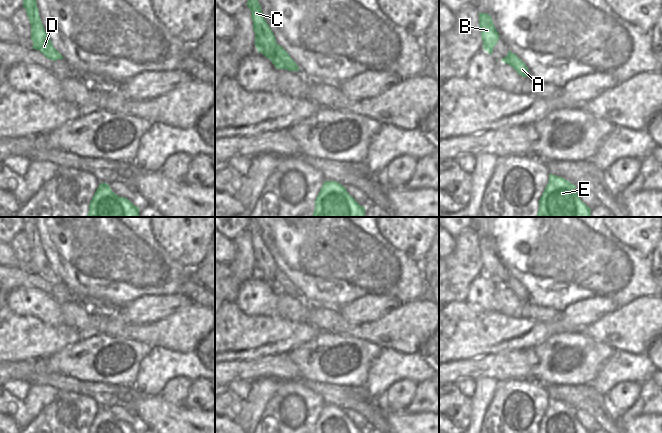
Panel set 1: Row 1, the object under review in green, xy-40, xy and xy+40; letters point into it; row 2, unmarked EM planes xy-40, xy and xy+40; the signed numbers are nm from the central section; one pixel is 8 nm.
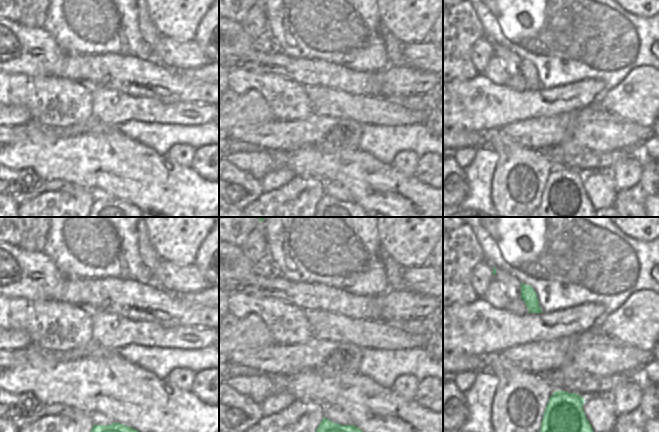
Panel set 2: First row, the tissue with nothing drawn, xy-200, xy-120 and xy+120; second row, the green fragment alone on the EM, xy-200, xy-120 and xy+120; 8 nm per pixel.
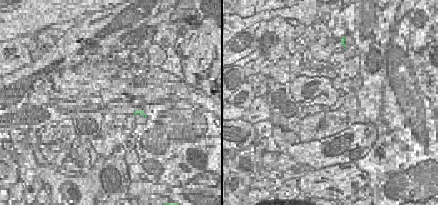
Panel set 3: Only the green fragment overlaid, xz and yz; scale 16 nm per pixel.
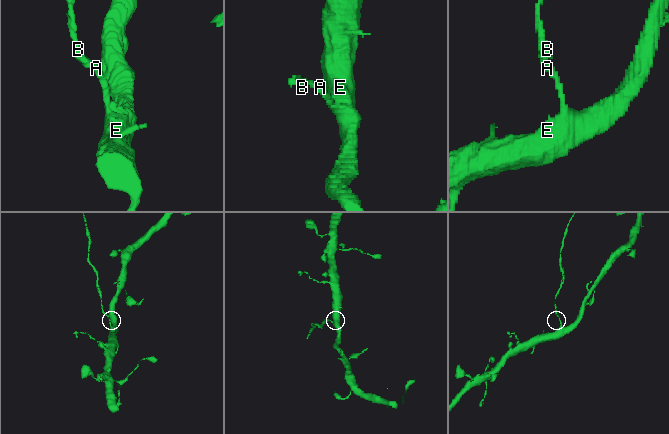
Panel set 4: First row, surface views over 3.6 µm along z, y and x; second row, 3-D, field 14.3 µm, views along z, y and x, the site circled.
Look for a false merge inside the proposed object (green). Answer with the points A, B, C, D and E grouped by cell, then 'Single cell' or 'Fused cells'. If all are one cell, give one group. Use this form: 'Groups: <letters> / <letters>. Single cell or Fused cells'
Groups: A E / B C D. Fused cells

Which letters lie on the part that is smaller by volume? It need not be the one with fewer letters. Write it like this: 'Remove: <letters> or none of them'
Remove: B, C, D

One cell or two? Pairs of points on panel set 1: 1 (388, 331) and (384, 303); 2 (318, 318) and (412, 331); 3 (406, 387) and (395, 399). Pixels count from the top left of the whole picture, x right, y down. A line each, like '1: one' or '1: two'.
1: two
2: one
3: one

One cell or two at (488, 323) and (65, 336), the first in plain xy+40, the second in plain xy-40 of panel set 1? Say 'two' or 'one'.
one

